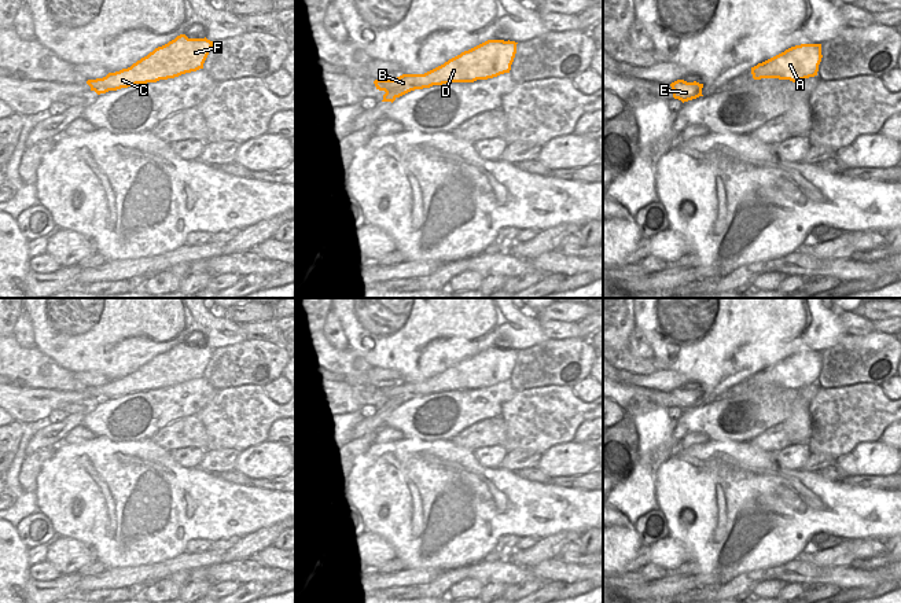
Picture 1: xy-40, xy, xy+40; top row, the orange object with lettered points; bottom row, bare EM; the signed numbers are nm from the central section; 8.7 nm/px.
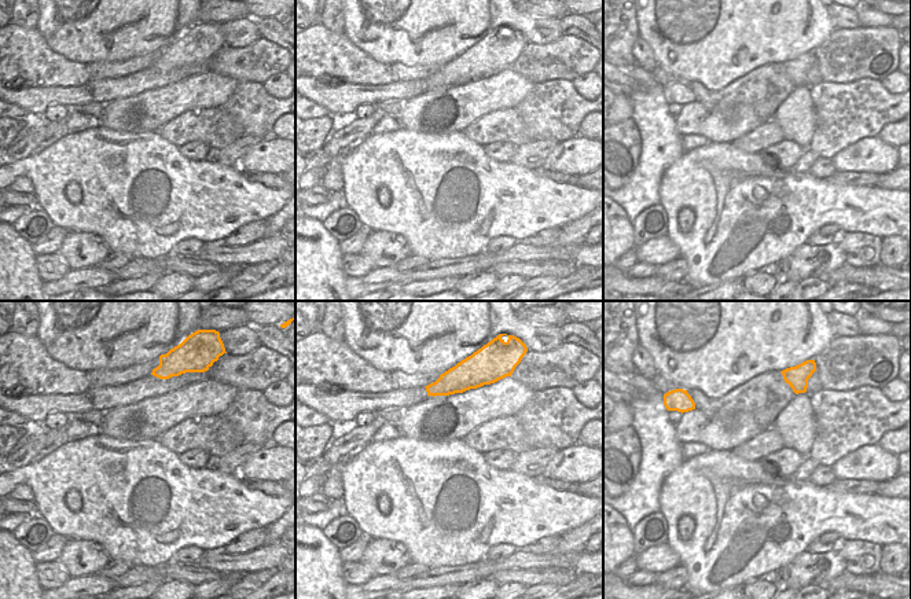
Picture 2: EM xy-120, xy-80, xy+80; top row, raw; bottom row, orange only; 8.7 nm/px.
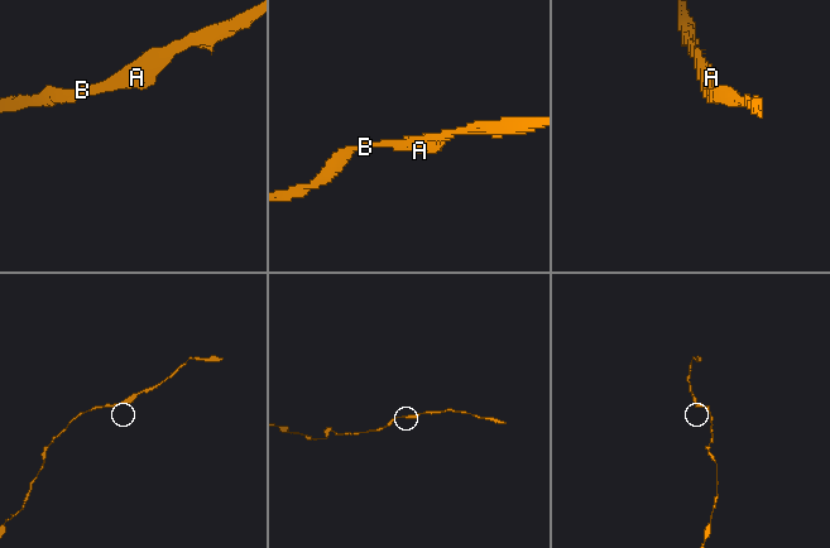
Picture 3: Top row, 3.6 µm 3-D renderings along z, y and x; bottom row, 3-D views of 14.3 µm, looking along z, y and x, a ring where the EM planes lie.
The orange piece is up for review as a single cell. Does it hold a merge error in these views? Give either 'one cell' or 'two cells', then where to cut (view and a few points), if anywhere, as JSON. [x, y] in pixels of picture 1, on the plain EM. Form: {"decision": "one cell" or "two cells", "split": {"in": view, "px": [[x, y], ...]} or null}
{"decision": "one cell", "split": null}

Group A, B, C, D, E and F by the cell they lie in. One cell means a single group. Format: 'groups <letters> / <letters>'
groups A B C D E F

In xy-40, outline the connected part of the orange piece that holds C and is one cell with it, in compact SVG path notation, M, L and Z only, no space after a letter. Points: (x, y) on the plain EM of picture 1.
M180 342L168 352L155 356L130 375L109 380L103 386L88 387L87 391L91 398L100 402L136 391L174 386L203 376L212 354L213 349L206 345L188 346L185 342Z

